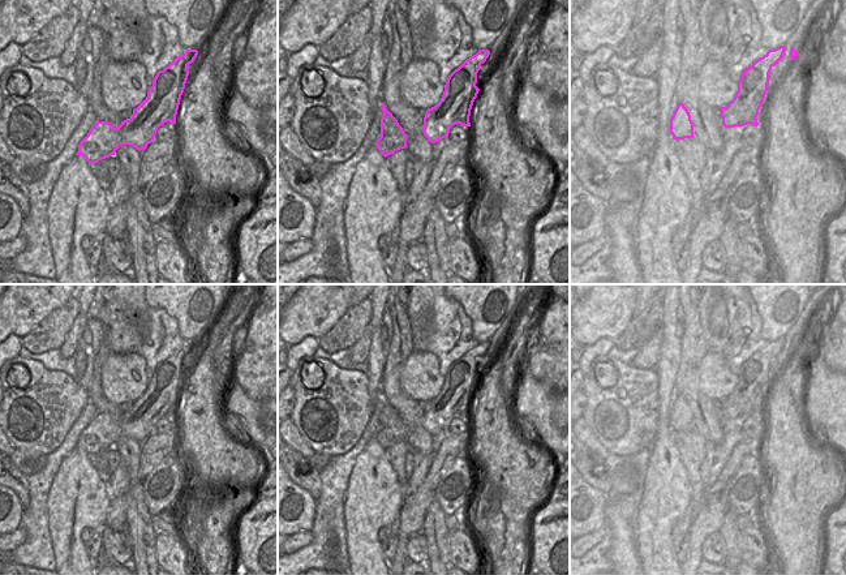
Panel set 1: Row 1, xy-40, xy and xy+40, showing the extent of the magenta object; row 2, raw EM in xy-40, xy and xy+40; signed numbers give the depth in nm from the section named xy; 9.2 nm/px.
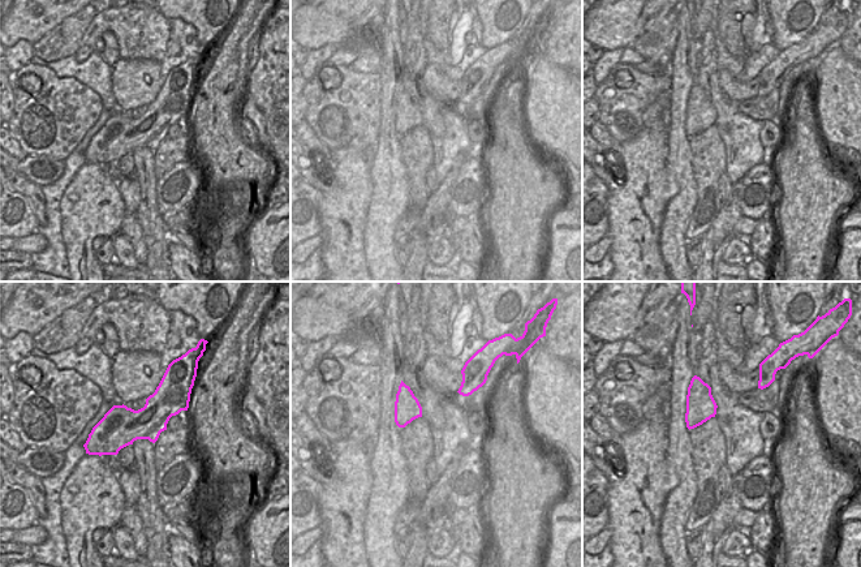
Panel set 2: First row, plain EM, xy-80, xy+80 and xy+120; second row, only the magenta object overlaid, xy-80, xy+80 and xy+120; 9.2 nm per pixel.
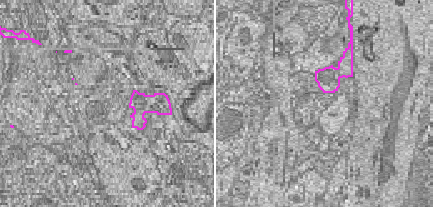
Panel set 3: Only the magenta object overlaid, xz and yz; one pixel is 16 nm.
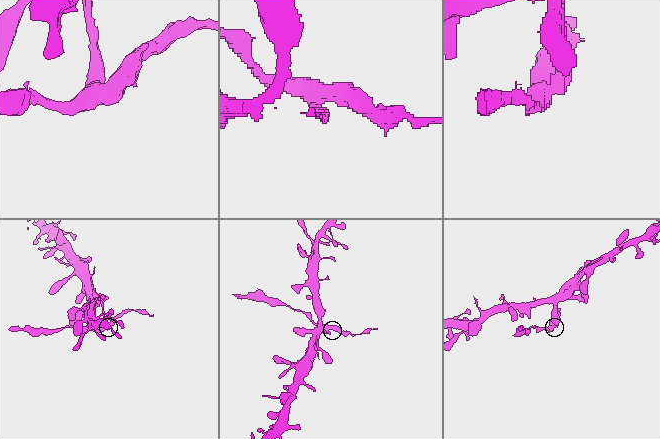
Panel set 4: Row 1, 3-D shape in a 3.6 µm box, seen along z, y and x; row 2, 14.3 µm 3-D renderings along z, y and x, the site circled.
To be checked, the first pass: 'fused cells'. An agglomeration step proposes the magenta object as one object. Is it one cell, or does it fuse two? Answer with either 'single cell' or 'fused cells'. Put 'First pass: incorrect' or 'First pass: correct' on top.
First pass: correct
fused cells

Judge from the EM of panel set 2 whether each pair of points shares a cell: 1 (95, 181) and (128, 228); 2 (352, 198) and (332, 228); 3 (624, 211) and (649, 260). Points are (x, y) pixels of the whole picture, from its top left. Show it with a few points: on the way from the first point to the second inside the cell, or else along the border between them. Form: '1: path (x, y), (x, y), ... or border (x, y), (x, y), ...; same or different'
1: border (125, 213), (119, 231); different
2: path (345, 206), (339, 220); same
3: path (631, 223), (645, 236), (646, 248); same

